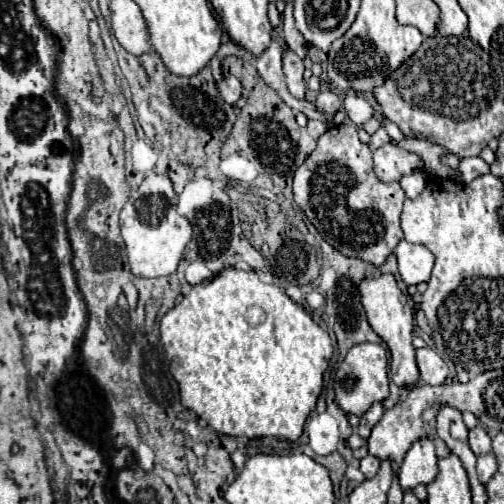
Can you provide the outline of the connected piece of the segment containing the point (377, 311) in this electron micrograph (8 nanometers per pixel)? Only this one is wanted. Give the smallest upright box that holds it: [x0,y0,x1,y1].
[359,274,419,388]

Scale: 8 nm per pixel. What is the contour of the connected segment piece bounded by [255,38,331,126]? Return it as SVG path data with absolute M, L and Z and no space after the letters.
M273 38L271 46L269 46L269 48L263 52L263 56L259 56L257 62L255 62L255 68L257 68L257 72L261 74L261 78L267 82L267 86L271 86L271 88L281 96L281 100L283 100L287 106L291 106L291 108L297 110L297 112L307 114L307 118L323 120L323 122L327 122L327 124L331 126L331 122L325 120L325 116L317 116L317 112L313 110L313 104L309 104L307 100L297 100L295 96L289 94L289 90L287 90L287 86L285 86L285 82L283 82L281 56L283 56L283 52L281 52L281 40L279 40L279 38Z

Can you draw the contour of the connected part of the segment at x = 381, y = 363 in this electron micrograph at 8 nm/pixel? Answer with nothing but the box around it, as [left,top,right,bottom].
[333,344,389,416]

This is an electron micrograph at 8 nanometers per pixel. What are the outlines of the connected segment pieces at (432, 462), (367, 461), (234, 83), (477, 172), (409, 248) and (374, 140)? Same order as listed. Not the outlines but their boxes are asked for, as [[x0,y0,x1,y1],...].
[[399,438,437,490],[359,456,381,478],[217,76,241,104],[457,156,489,184],[395,240,435,286],[369,126,391,150]]

